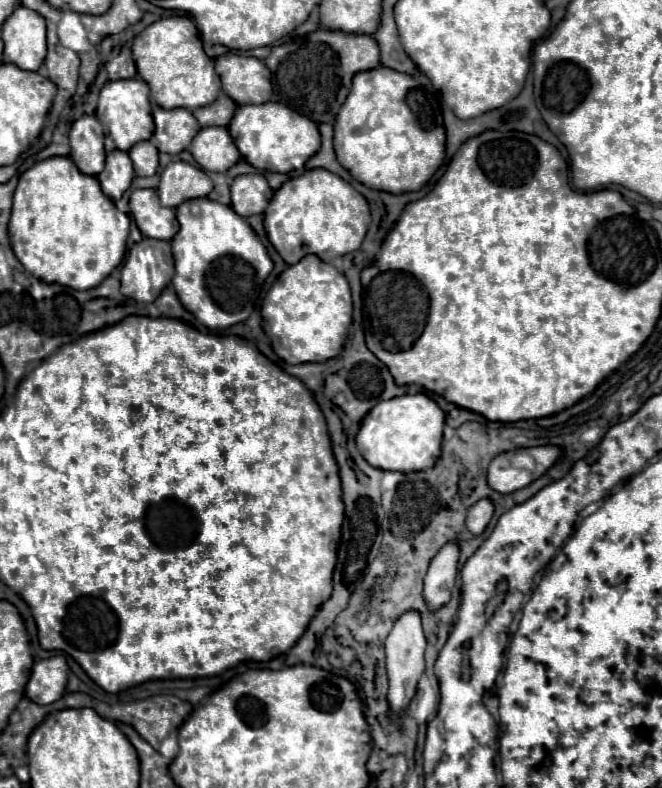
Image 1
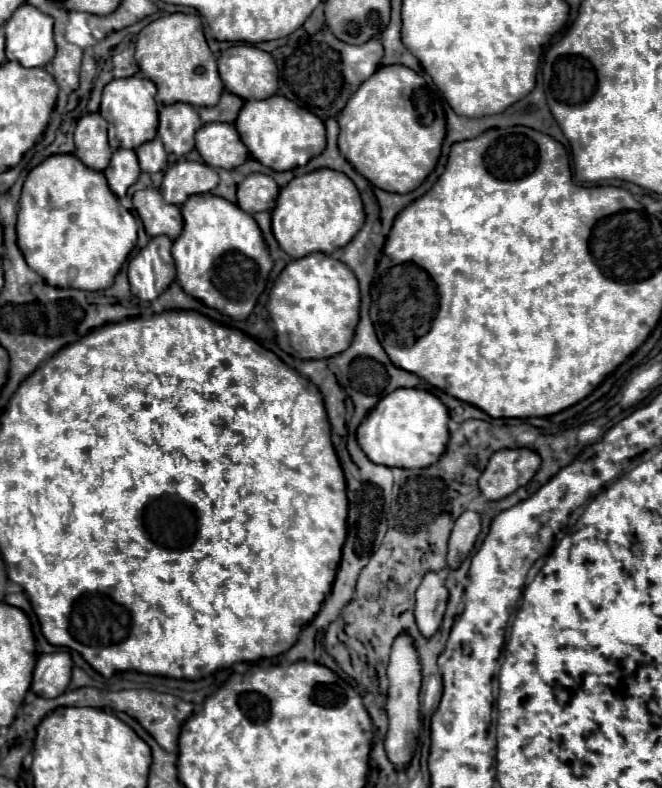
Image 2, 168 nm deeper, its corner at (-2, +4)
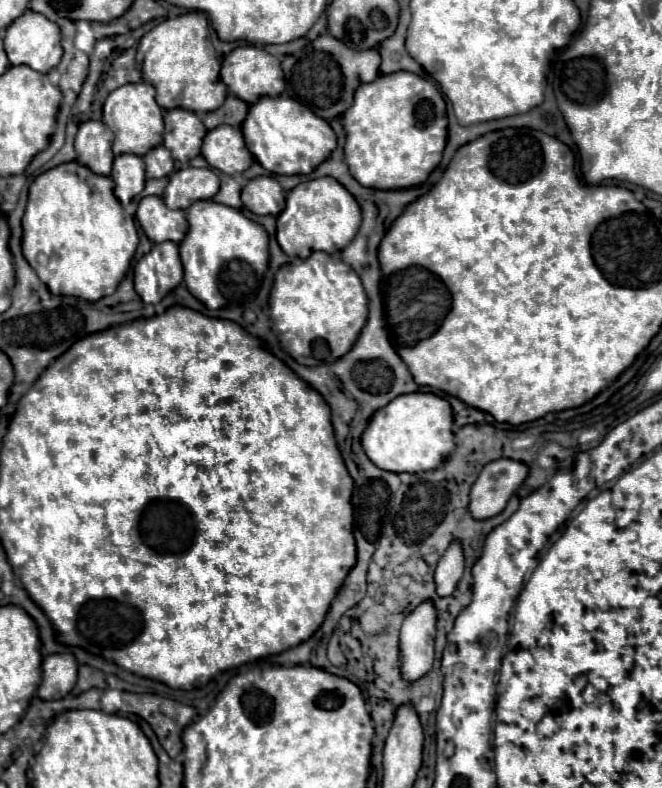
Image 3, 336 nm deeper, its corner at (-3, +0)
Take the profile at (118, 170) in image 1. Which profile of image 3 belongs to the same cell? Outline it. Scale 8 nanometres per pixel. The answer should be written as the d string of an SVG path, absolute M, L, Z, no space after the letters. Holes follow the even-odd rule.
M122 154L114 158L114 170L112 170L112 180L116 184L114 194L116 198L128 206L134 196L138 196L144 190L146 184L146 174L144 174L144 164L140 156L134 154Z

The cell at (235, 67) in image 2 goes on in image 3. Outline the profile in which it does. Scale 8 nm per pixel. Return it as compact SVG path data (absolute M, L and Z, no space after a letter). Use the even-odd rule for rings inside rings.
M242 46L242 48L232 50L222 62L220 76L222 76L222 82L228 86L228 90L248 104L256 102L262 96L280 96L286 88L280 58L276 58L256 46Z

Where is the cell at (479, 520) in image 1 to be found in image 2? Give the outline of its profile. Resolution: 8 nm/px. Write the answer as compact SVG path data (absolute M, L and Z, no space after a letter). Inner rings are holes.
M465 510L457 518L453 532L451 532L451 538L449 538L449 554L447 554L449 568L457 568L469 556L479 532L481 532L479 514L473 510Z

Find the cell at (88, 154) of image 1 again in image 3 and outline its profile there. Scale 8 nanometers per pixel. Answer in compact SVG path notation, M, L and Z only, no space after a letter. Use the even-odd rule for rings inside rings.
M98 120L82 122L74 142L78 162L88 166L94 174L110 176L112 160L114 160L112 140L114 140L114 134L102 122Z

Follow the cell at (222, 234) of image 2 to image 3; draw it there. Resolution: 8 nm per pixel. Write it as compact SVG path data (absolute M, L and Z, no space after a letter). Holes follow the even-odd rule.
M200 200L194 202L188 208L188 224L190 230L186 238L180 242L180 258L184 264L184 282L192 296L196 296L200 302L206 304L210 310L218 310L224 306L236 306L246 304L246 300L252 296L252 292L258 292L260 282L268 268L268 234L266 230L256 224L254 220L246 218L240 210L218 204L214 200Z

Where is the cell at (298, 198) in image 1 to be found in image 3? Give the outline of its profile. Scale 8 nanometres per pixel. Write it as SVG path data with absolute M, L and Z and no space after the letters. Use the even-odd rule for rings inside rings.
M316 178L316 180L302 182L294 190L288 192L286 208L278 216L278 234L276 234L276 238L278 238L278 244L282 246L282 250L292 258L308 258L316 250L334 254L334 252L344 250L352 242L360 224L362 224L362 214L360 214L360 206L354 200L354 196L334 178Z

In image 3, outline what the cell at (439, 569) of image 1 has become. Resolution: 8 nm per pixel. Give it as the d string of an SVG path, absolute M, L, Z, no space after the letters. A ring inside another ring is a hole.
M422 602L406 616L400 630L400 672L402 680L416 682L432 670L436 636L436 610L432 602Z

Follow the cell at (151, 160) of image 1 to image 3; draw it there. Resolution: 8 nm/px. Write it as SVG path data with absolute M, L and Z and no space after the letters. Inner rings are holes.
M158 146L158 148L152 148L146 156L144 156L144 162L146 162L146 176L148 178L164 178L172 172L174 168L174 160L170 156L170 152L164 148L164 146Z

